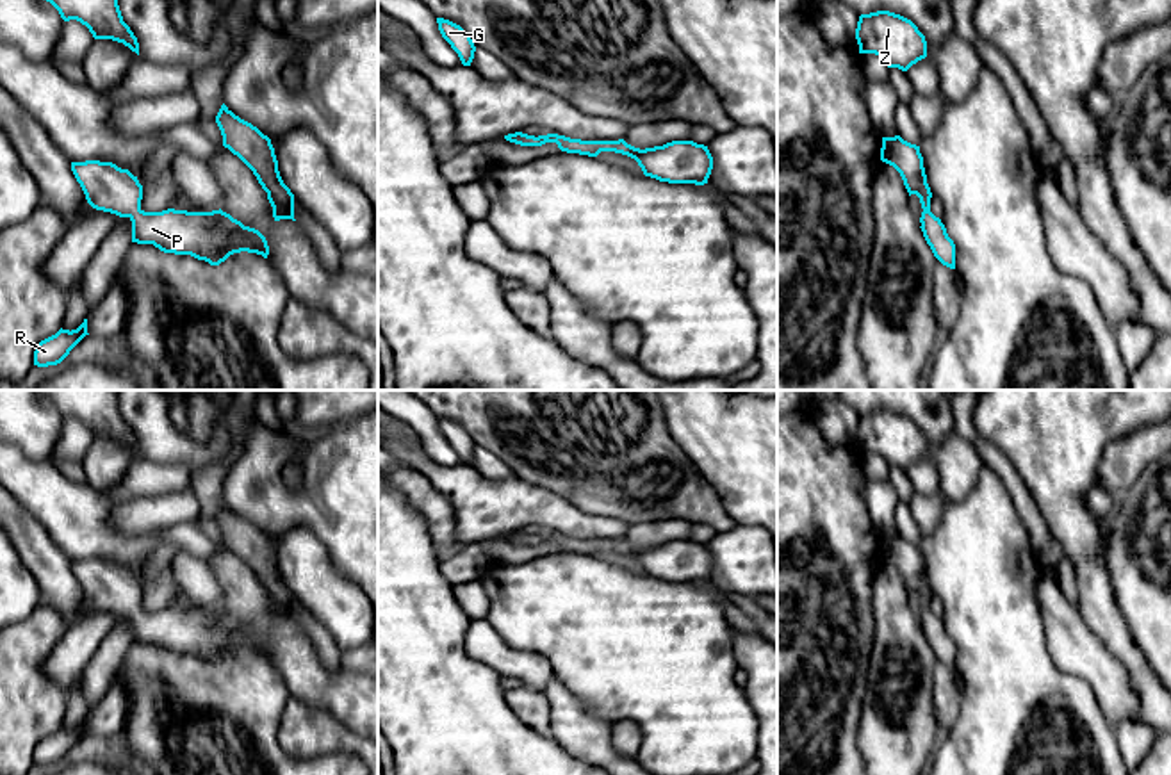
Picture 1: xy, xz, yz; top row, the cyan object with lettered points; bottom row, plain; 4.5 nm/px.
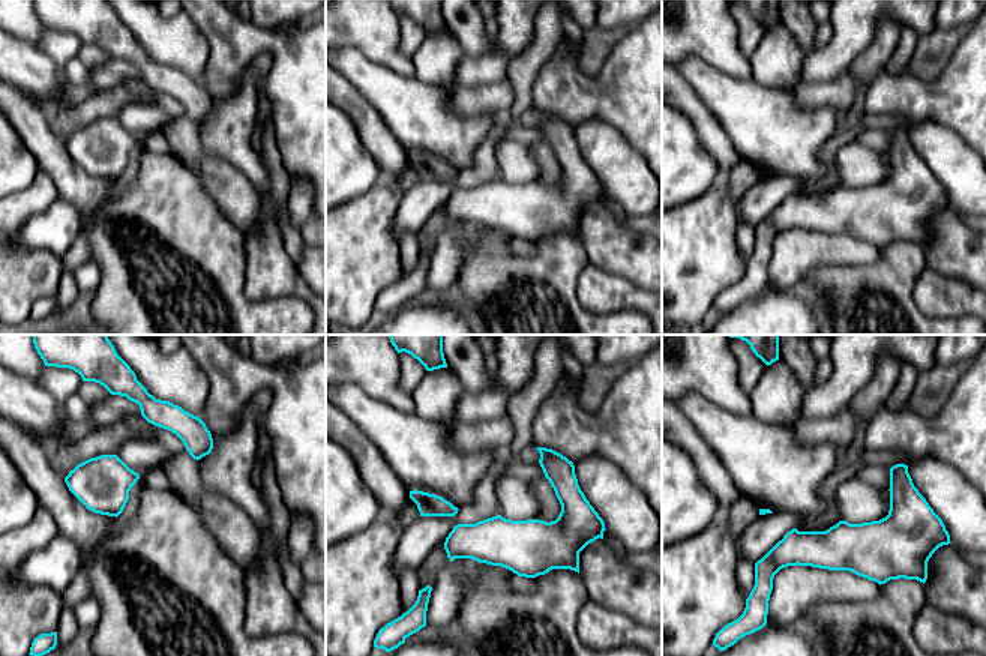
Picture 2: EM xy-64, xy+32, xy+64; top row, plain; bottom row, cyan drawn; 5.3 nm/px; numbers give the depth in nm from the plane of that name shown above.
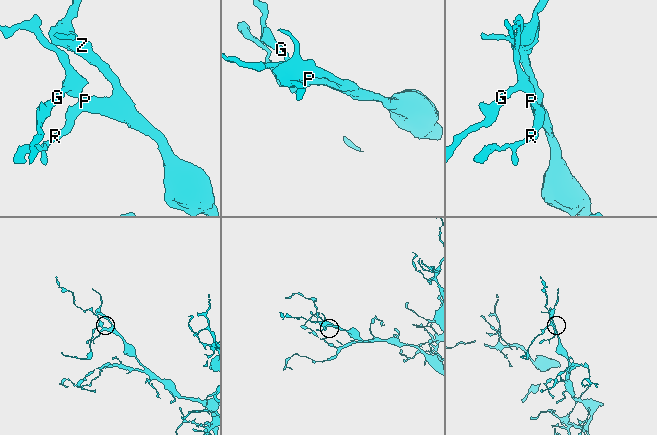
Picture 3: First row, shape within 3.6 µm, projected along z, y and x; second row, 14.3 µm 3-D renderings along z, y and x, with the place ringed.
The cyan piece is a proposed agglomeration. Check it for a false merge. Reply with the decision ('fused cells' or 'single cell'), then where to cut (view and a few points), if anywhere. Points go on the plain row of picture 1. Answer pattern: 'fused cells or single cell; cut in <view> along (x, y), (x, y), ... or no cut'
single cell; no cut

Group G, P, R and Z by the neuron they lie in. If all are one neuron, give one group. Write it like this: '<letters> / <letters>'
G P R Z

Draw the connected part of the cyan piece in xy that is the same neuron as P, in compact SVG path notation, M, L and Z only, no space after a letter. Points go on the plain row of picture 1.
M71 561L71 570L93 608L132 620L132 641L153 643L164 652L191 654L210 665L219 665L241 650L264 657L269 654L267 640L258 629L244 625L221 608L144 611L137 575L112 561Z

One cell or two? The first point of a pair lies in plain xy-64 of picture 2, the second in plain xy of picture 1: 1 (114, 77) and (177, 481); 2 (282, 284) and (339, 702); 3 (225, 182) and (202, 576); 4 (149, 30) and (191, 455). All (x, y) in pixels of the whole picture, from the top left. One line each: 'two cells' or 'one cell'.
1: one cell
2: two cells
3: two cells
4: one cell

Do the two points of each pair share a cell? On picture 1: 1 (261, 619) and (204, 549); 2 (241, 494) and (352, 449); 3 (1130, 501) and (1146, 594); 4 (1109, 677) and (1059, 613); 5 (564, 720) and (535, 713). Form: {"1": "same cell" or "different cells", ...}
{"1": "different cells", "2": "same cell", "3": "same cell", "4": "same cell", "5": "different cells"}

